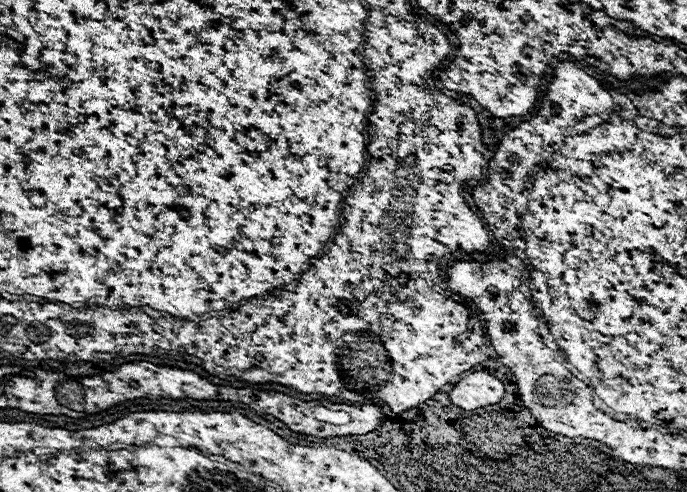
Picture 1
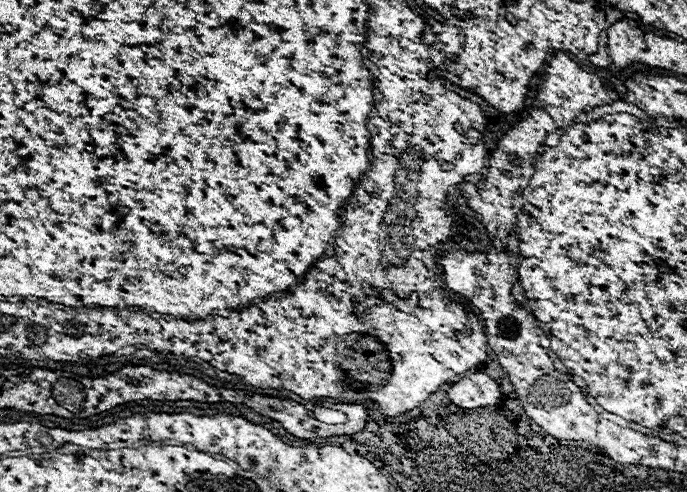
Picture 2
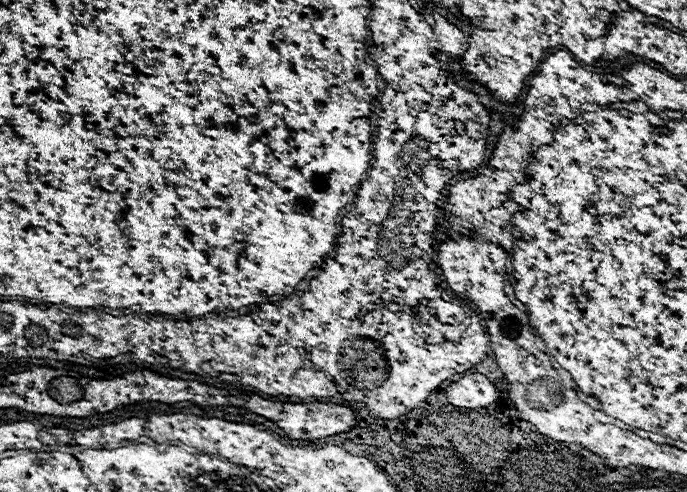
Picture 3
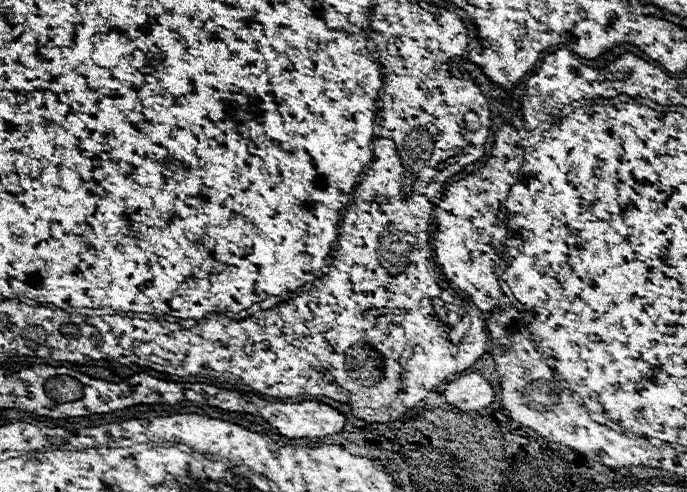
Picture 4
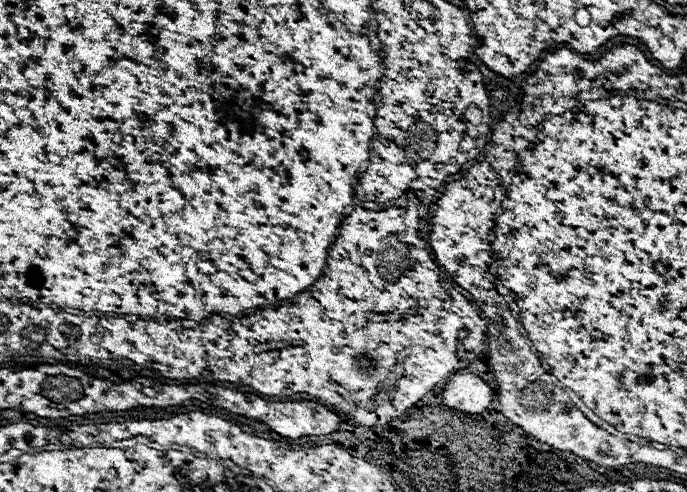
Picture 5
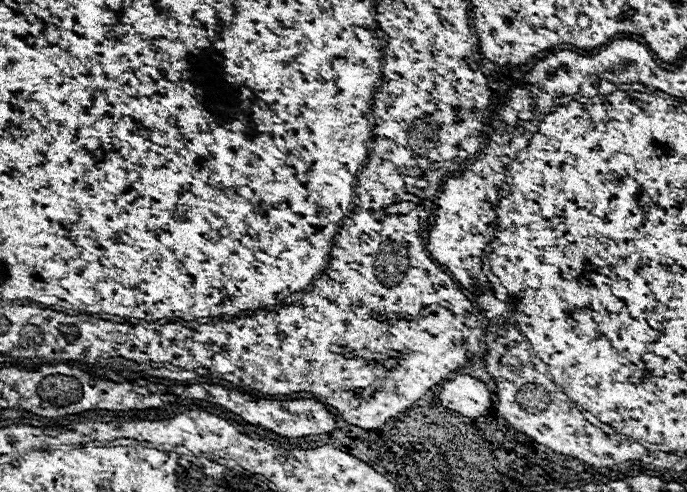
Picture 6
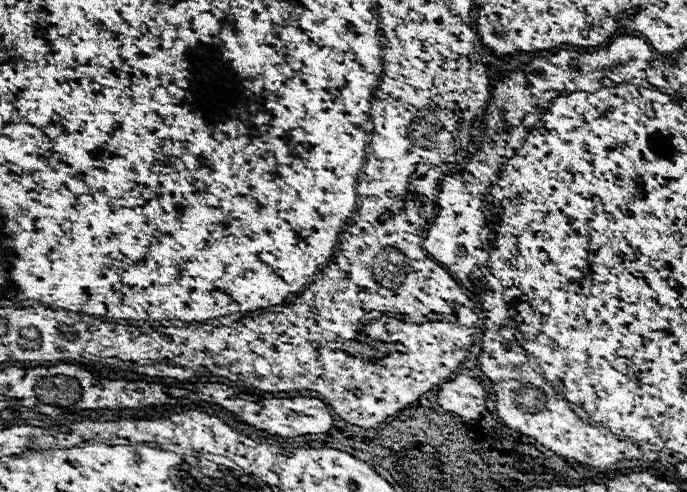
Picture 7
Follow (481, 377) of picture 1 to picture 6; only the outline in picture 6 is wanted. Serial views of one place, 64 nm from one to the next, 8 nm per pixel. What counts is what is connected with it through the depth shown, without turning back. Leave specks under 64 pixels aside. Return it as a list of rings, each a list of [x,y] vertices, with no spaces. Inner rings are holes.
[[[456,374],[440,390],[440,402],[448,410],[456,410],[462,416],[478,418],[490,408],[490,392],[484,382],[468,376]]]

